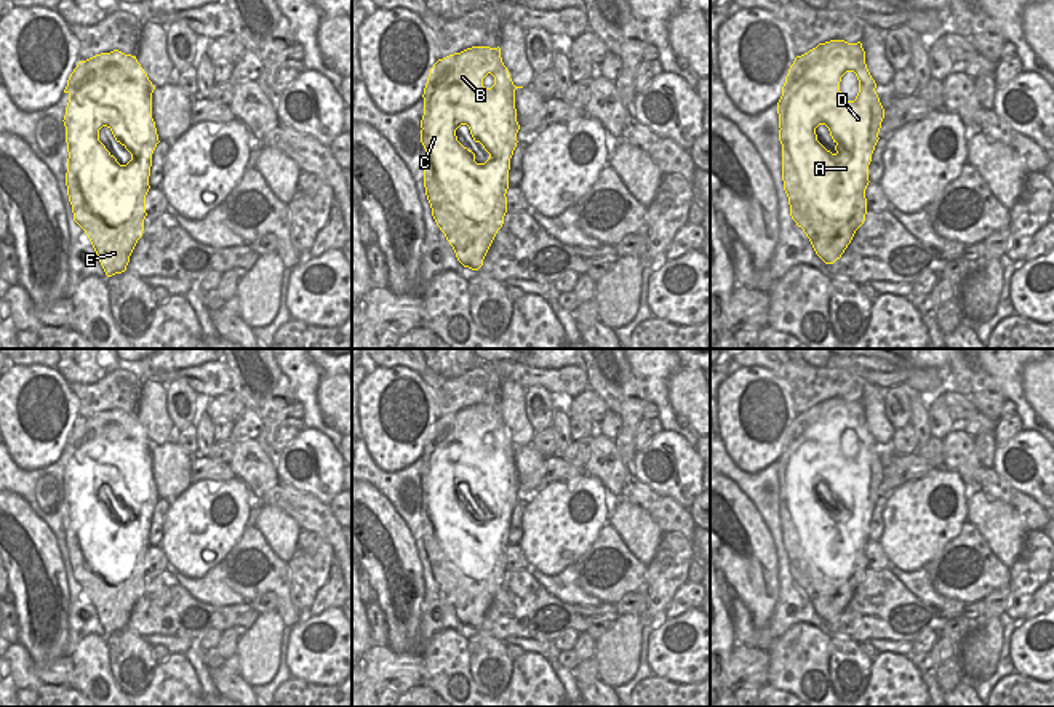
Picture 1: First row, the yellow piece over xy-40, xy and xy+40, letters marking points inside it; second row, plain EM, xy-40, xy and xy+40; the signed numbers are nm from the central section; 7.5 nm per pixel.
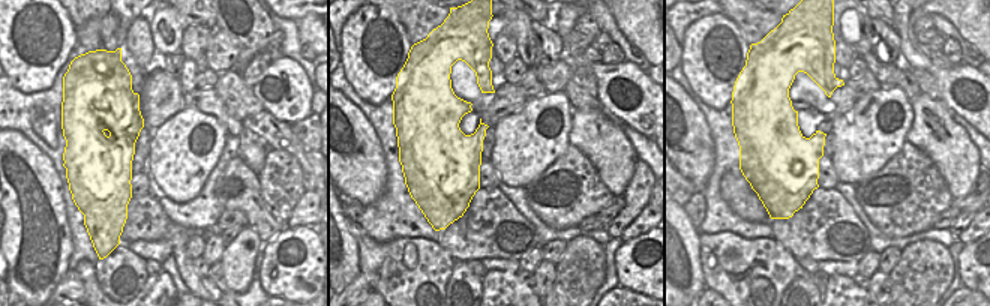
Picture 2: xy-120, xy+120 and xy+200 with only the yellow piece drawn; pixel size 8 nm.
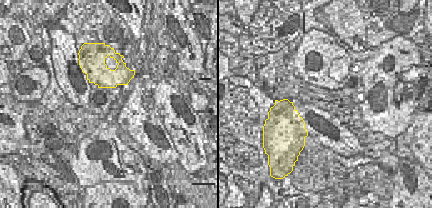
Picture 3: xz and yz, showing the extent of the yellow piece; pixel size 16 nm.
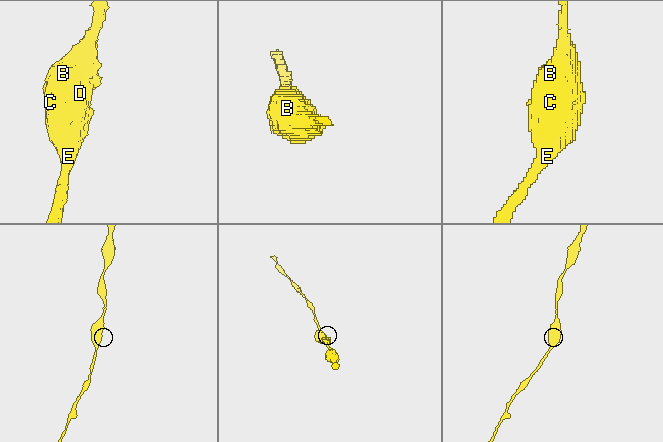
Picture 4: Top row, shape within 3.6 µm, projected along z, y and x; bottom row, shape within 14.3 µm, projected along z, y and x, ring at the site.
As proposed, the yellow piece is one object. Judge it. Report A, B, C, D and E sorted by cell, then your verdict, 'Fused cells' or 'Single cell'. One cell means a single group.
Groups: A B C D E. Single cell

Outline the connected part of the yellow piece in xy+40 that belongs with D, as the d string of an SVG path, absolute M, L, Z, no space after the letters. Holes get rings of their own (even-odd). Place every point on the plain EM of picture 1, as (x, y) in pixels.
M830 398L795 416L777 461L782 539L790 574L825 622L833 622L841 616L865 579L868 523L884 477L884 467L875 446L876 441L867 427L862 401ZM846 430L854 430L859 438L859 451L854 459L844 457L840 449L840 440ZM819 483L828 486L836 502L835 512L817 499L816 486Z

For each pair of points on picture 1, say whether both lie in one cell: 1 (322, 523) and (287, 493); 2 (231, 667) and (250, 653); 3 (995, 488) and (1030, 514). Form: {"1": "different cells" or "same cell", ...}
{"1": "same cell", "2": "different cells", "3": "same cell"}

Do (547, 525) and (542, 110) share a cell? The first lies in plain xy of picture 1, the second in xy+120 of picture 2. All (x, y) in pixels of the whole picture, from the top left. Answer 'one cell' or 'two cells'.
one cell

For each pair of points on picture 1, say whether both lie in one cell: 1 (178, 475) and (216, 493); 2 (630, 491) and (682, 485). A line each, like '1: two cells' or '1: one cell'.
1: two cells
2: two cells

